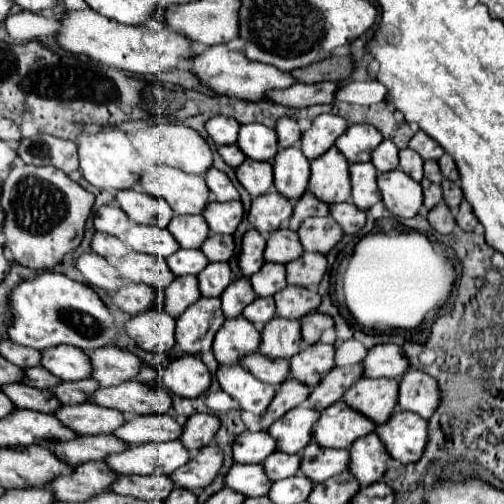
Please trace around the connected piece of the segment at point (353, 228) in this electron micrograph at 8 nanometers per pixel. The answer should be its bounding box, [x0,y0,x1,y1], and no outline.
[331,203,367,235]

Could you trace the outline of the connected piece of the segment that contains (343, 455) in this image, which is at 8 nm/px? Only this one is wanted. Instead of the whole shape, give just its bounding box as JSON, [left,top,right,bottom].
[301,443,349,483]

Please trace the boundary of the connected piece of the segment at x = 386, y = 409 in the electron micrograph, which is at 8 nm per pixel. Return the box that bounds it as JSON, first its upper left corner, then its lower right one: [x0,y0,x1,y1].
[343,379,399,425]

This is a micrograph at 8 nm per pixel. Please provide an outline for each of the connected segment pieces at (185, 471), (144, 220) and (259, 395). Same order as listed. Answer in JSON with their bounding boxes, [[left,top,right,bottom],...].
[[171,445,223,491],[115,189,175,229],[217,365,277,417]]

